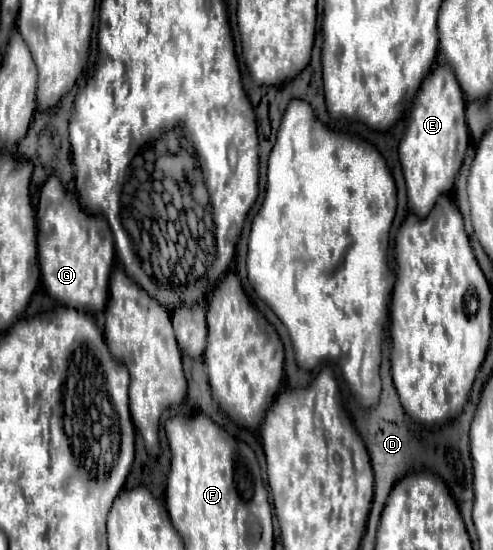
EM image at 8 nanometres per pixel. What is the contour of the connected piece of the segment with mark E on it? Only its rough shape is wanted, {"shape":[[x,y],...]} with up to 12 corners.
{"shape":[[435,66],[399,144],[409,210],[453,188],[467,146],[463,90]]}

